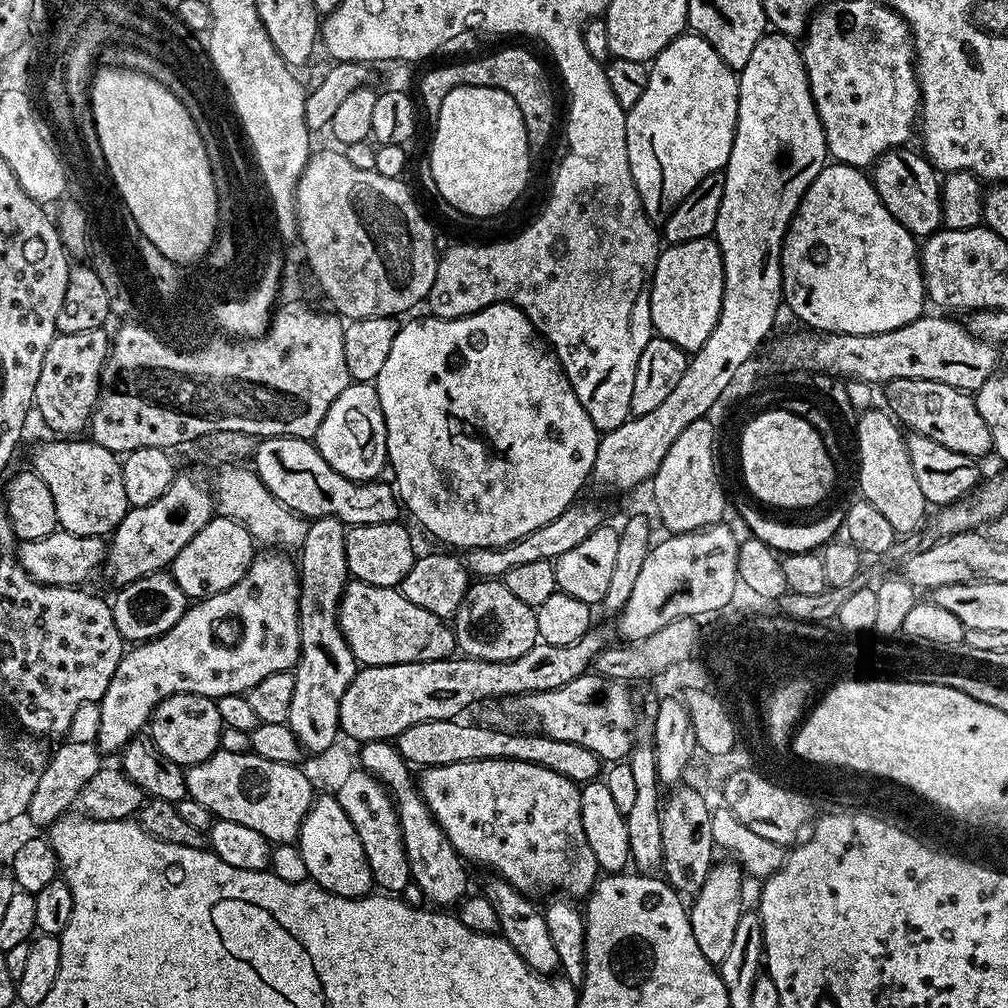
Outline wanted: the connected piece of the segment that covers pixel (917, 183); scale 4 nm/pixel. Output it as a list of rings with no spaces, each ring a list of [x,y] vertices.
[[[911,147],[892,148],[891,151],[885,152],[882,159],[875,165],[874,183],[876,185],[876,193],[878,198],[882,198],[882,202],[886,206],[886,210],[890,210],[890,214],[907,228],[908,232],[917,238],[927,238],[936,231],[939,231],[943,225],[943,216],[941,214],[941,190],[940,176],[937,169],[929,163],[927,157],[919,151],[910,150]]]

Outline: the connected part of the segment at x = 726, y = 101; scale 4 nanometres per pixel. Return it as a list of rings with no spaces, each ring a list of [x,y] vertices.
[[[695,34],[679,36],[674,42],[670,42],[670,46],[666,46],[666,50],[657,54],[655,60],[651,61],[646,91],[643,92],[642,98],[638,98],[638,102],[634,102],[634,106],[627,109],[626,112],[626,154],[630,162],[630,174],[634,178],[634,186],[638,190],[644,213],[648,215],[649,220],[662,222],[667,216],[672,215],[674,209],[684,201],[686,194],[690,194],[690,190],[694,190],[694,186],[698,186],[698,182],[702,182],[702,178],[706,178],[706,174],[724,171],[725,166],[728,165],[730,150],[734,146],[739,97],[740,82],[737,73],[730,66],[726,66],[726,62],[722,62],[722,58],[718,58],[714,46],[710,46],[710,42],[706,42],[700,36]]]

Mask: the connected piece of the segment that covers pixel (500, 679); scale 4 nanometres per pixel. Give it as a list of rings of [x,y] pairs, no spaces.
[[[589,630],[570,646],[550,646],[538,642],[522,658],[510,662],[486,662],[471,658],[423,660],[405,664],[383,664],[359,669],[353,681],[346,686],[338,706],[340,731],[349,741],[367,742],[387,740],[400,736],[402,730],[418,722],[451,720],[459,717],[479,700],[492,702],[505,696],[526,696],[530,692],[549,692],[574,682],[591,669],[592,660],[606,647],[604,636]]]

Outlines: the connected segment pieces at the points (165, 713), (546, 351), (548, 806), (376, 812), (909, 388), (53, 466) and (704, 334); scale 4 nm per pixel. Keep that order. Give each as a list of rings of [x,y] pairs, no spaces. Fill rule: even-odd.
[[[178,693],[166,697],[155,707],[148,723],[148,736],[166,758],[178,762],[183,768],[189,768],[219,751],[223,729],[215,699],[192,693]]]
[[[492,304],[457,320],[427,319],[399,325],[386,362],[374,381],[385,418],[387,461],[394,470],[397,495],[405,509],[409,509],[421,526],[440,541],[461,550],[503,548],[540,529],[546,522],[553,521],[579,497],[576,495],[580,487],[592,474],[598,433],[594,422],[590,422],[590,414],[586,414],[582,402],[578,402],[578,394],[574,394],[555,352],[521,308],[512,304]]]
[[[471,760],[470,762],[454,762],[450,766],[434,766],[433,768],[427,769],[423,773],[424,777],[419,777],[418,787],[420,789],[421,796],[424,797],[424,801],[427,802],[429,810],[435,816],[438,826],[442,826],[442,830],[446,834],[446,838],[450,838],[450,846],[454,846],[454,850],[458,850],[458,854],[463,858],[469,865],[475,866],[475,864],[481,864],[484,868],[489,868],[489,873],[495,874],[499,879],[510,882],[510,886],[517,888],[519,892],[523,892],[524,895],[536,898],[539,892],[552,892],[548,894],[556,894],[556,892],[561,888],[561,893],[567,894],[569,897],[580,898],[587,897],[588,893],[592,891],[596,886],[596,881],[601,875],[601,868],[598,866],[598,858],[594,858],[594,850],[590,850],[590,842],[586,842],[586,830],[582,830],[582,802],[580,801],[580,790],[581,785],[575,784],[570,778],[566,778],[562,774],[558,774],[554,770],[550,770],[546,766],[538,766],[537,764],[531,764],[530,762],[522,762],[521,760]]]
[[[355,770],[334,795],[342,810],[346,810],[354,830],[358,830],[362,850],[366,850],[366,858],[370,862],[375,887],[388,894],[403,893],[403,888],[410,884],[408,859],[400,833],[400,820],[396,817],[396,805],[388,789],[369,772]]]
[[[894,379],[886,386],[886,392],[886,406],[890,414],[897,421],[906,422],[911,431],[926,434],[942,446],[973,458],[991,453],[992,435],[977,410],[975,399],[969,393],[928,379]]]
[[[52,438],[49,444],[44,444],[32,456],[31,467],[50,486],[50,494],[54,498],[56,523],[65,532],[82,534],[83,536],[103,536],[116,529],[129,510],[126,490],[122,486],[121,461],[117,453],[106,450],[92,443],[88,438]]]
[[[694,238],[694,242],[667,245],[656,259],[656,273],[650,290],[650,318],[653,333],[678,346],[686,353],[697,352],[710,338],[722,310],[724,297],[724,263],[720,248],[712,238]]]

